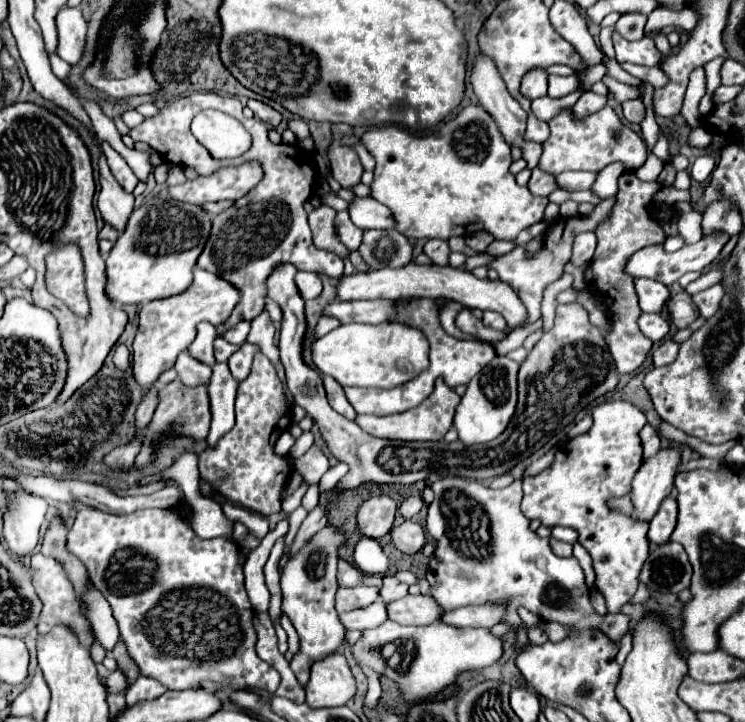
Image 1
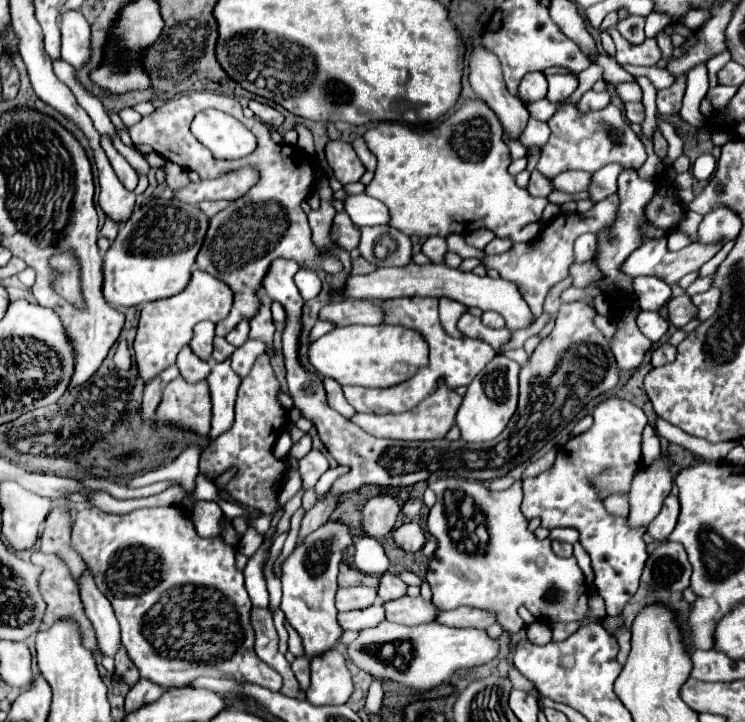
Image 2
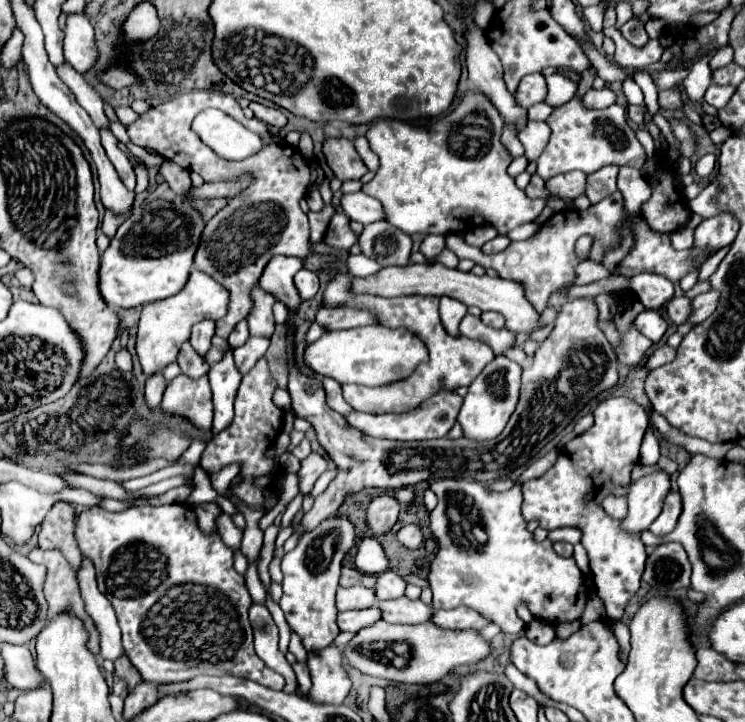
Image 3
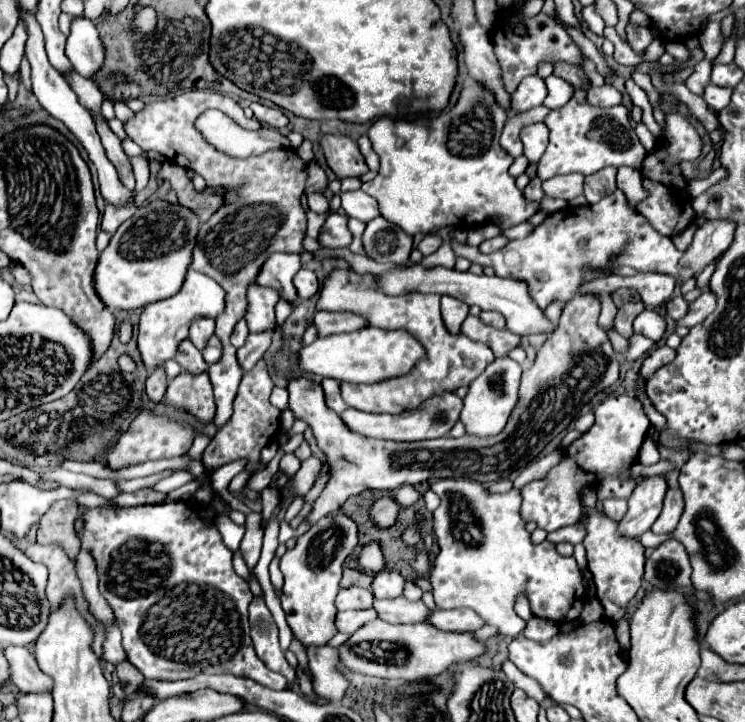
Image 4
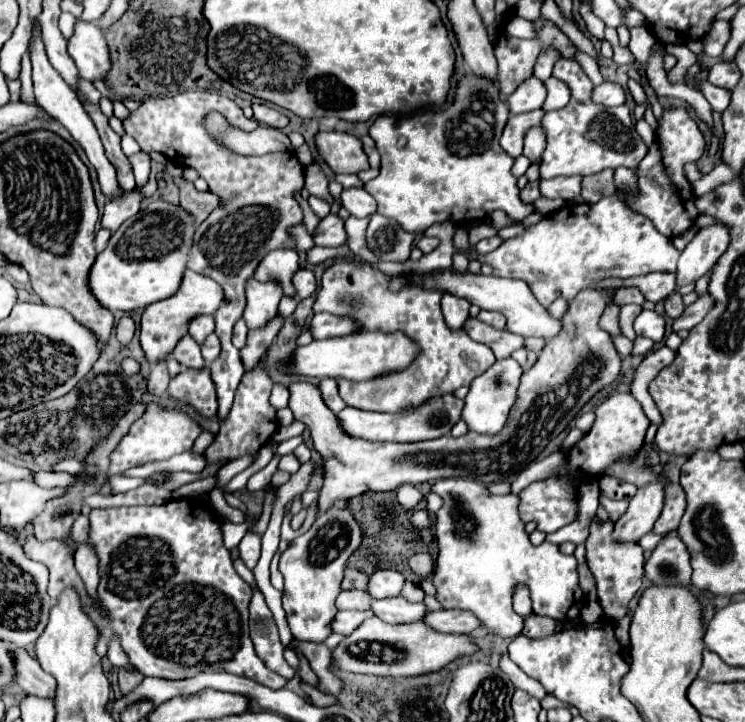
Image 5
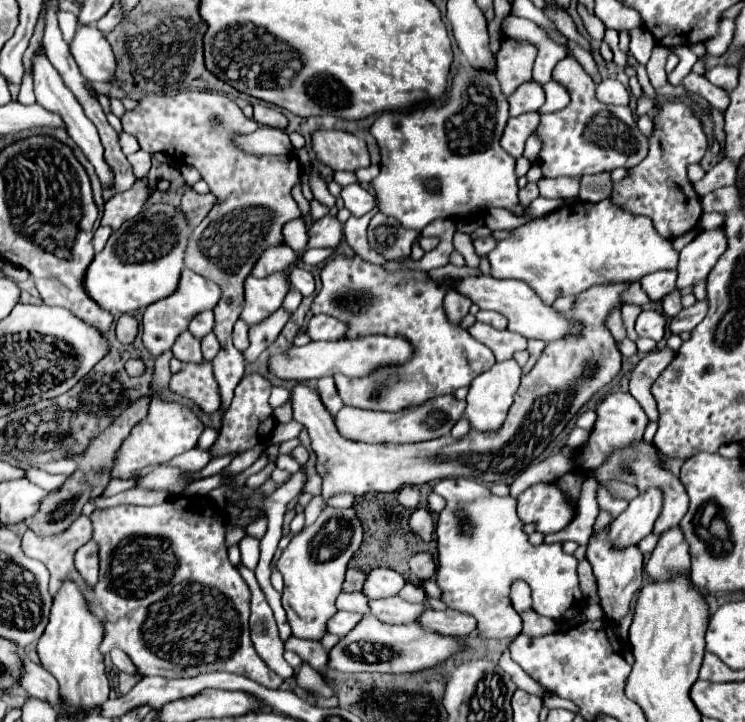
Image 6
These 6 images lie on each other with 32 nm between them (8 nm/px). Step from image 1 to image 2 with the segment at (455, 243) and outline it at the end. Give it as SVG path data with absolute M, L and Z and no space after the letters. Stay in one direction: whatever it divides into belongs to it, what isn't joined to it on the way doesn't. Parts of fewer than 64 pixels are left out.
M612 194L608 198L604 198L602 202L594 204L588 212L580 214L580 212L572 212L568 216L558 214L552 222L548 222L542 232L538 234L538 238L534 238L532 242L516 242L512 244L512 248L508 252L496 254L496 256L488 256L482 250L473 248L464 242L462 236L450 236L446 238L448 242L448 250L456 252L462 258L478 258L486 268L494 268L498 270L500 278L514 282L516 286L520 286L520 292L524 296L524 300L528 302L528 306L532 308L534 316L542 314L542 306L546 300L546 294L550 292L552 286L556 286L558 282L562 282L564 278L570 276L570 266L574 264L574 240L580 234L600 234L606 232L614 220L616 220L616 206L618 206L618 194Z

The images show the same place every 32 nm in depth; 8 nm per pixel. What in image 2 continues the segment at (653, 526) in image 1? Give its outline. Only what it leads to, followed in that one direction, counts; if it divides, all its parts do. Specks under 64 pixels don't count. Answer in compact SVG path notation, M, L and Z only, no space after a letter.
M670 494L666 500L664 500L664 506L662 506L662 512L652 520L650 524L650 534L658 540L658 542L664 542L668 538L668 534L674 530L676 526L676 520L678 520L678 512L680 512L680 500L678 496Z

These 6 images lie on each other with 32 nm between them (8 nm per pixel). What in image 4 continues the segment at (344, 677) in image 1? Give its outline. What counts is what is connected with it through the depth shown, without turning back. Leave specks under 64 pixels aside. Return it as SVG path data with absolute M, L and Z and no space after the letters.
M324 646L324 648L304 648L308 662L310 662L310 672L314 674L314 690L318 696L330 700L330 702L340 702L346 688L348 680L338 672L338 650Z

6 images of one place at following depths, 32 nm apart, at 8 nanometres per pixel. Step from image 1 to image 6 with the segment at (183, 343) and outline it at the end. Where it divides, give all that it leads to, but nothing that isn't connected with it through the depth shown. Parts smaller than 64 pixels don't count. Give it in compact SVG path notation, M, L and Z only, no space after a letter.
M184 268L182 274L180 274L180 282L178 282L178 288L176 292L172 292L172 296L166 296L164 300L158 300L158 302L152 302L146 312L144 312L144 334L142 334L142 340L144 340L144 346L148 348L148 352L152 356L160 356L162 352L170 350L174 340L188 328L188 322L202 310L212 310L220 300L220 288L198 276L196 272Z

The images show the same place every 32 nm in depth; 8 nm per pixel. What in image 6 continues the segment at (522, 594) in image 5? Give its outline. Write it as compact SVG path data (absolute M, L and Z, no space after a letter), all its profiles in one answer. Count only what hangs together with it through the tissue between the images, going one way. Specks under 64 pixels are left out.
M516 580L512 584L512 592L510 592L510 600L514 604L514 608L518 612L524 612L530 608L530 588L528 584L524 584L522 580Z

